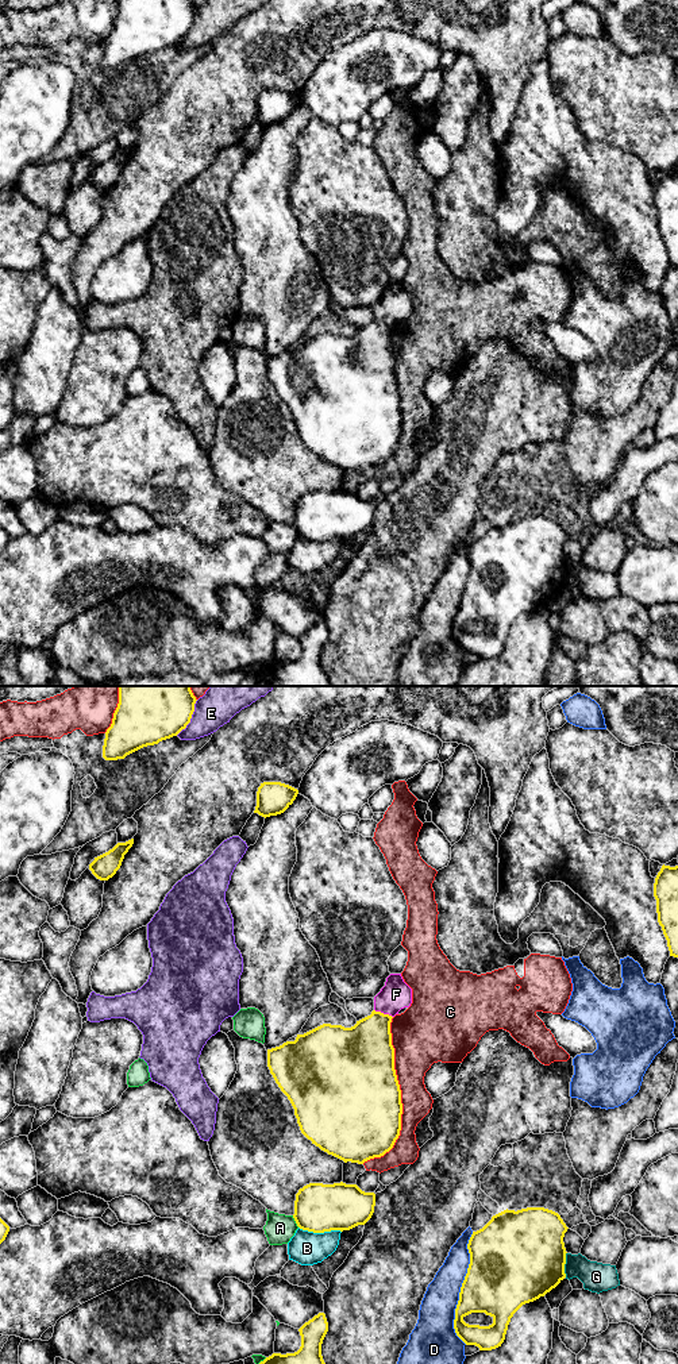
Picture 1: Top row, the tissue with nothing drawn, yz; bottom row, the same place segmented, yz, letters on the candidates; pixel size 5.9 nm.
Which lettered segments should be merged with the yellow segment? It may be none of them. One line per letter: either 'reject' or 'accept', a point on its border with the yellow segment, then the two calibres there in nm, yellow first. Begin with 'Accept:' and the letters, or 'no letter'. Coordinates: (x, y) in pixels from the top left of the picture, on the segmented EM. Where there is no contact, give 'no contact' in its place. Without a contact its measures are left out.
Accept: F
A: reject; meets yellow in yz at (295, 1220); 300 nm thick on the yellow side, 170 nm on the other
B: reject; meets yellow in yz at (320, 1232); 300 nm thick on the yellow side, 200 nm on the other
C: reject; meets yellow in yz at (400, 1097); 500 nm thick on the yellow side, 220 nm on the other
D: reject; meets yellow in yz at (461, 1289); 400 nm thick on the yellow side, 220 nm on the other
E: reject; meets yellow in yz at (191, 717); 440 nm thick on the yellow side, 240 nm on the other
F: accept; meets yellow in yz at (382, 1013); 320 nm thick on the yellow side, 180 nm on the other
G: reject; meets yellow in yz at (565, 1263); 500 nm thick on the yellow side, 180 nm on the other

